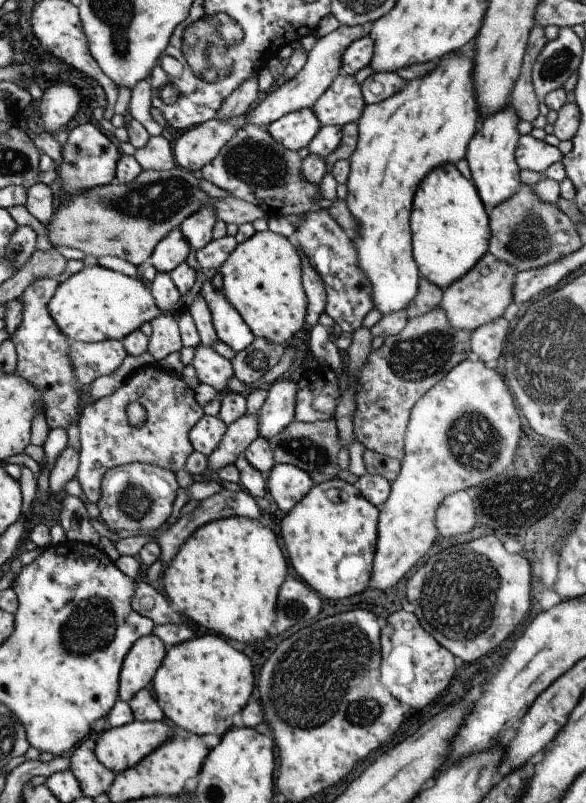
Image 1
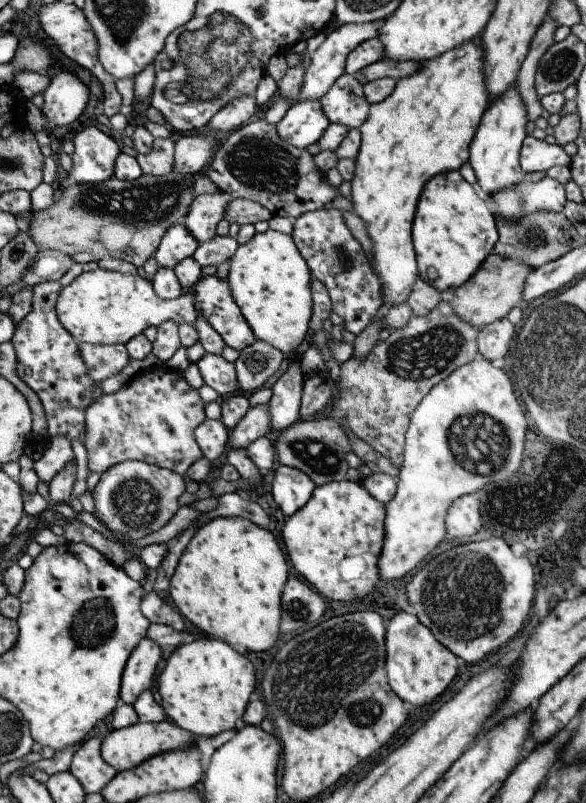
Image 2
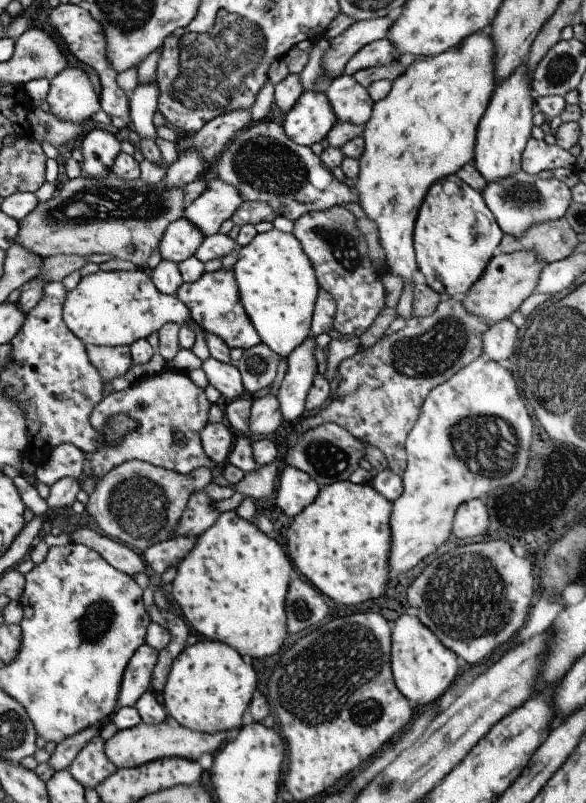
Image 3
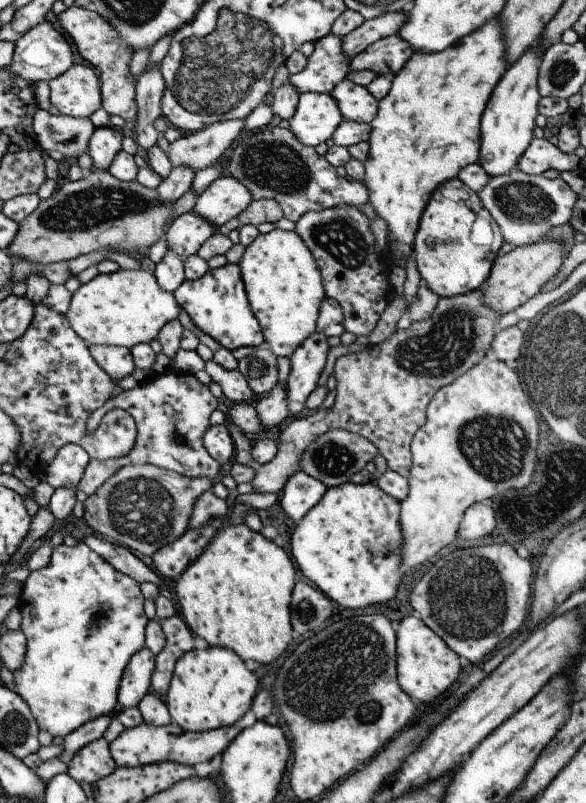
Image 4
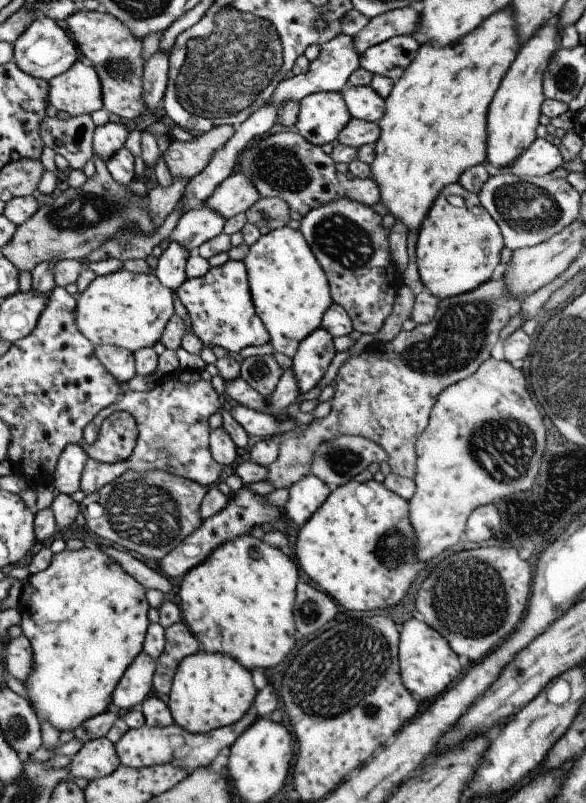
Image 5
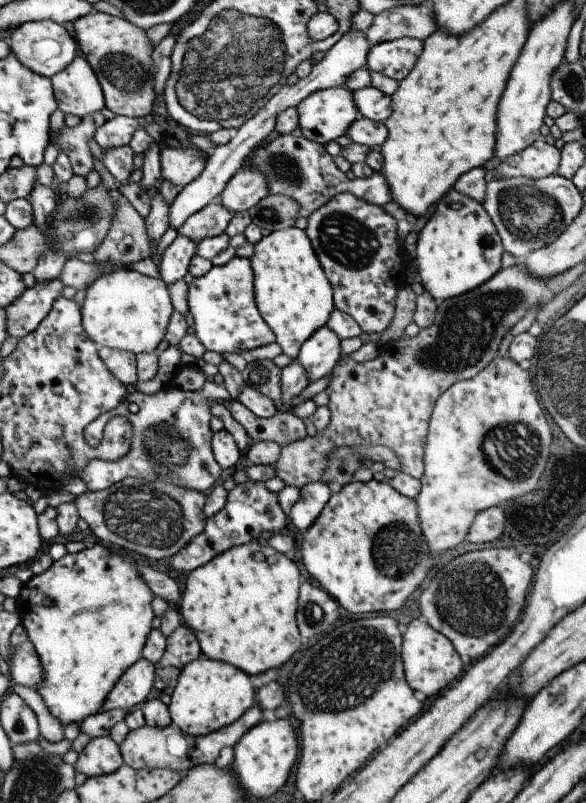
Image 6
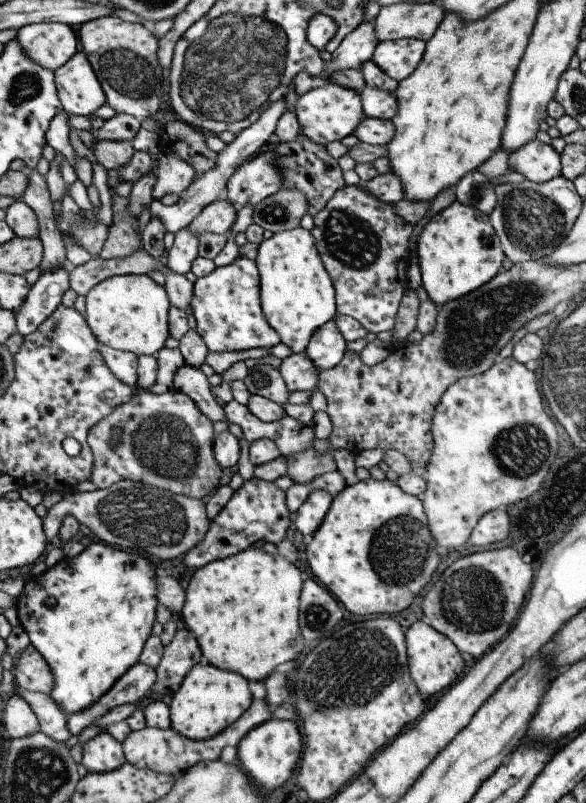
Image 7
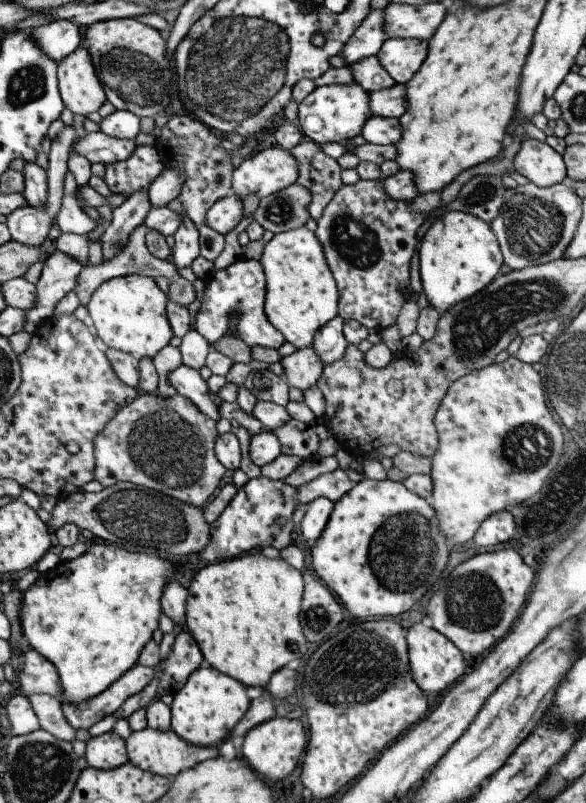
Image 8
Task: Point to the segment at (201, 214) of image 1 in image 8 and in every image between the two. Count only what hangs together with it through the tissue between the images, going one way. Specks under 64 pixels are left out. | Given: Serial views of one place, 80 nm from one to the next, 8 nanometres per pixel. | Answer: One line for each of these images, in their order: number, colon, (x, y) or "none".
2: (206, 210)
3: (217, 202)
4: (226, 197)
5: (234, 195)
6: (246, 187)
7: (257, 178)
8: (271, 169)

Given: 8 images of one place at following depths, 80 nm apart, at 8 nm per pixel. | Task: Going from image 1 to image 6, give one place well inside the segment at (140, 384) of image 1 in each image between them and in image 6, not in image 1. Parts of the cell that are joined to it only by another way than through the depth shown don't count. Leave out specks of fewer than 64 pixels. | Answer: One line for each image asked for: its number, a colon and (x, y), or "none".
2: (152, 418)
3: (169, 410)
4: (171, 412)
5: (171, 419)
6: (171, 437)

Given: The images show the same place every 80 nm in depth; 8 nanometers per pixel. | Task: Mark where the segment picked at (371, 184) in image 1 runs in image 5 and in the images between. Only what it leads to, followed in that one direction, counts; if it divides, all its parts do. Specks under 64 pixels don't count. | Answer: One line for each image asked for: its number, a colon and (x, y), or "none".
2: (424, 127)
3: (423, 131)
4: (426, 129)
5: (433, 128)

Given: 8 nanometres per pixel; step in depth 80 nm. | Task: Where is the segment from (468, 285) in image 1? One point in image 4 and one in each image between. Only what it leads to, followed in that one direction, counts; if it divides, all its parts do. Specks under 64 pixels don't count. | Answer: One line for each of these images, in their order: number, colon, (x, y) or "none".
2: (497, 285)
3: (508, 278)
4: (515, 277)

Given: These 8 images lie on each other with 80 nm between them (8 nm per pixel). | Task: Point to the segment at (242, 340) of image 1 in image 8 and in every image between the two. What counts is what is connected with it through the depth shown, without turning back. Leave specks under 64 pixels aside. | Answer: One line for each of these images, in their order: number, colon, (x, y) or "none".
2: (212, 299)
3: (212, 301)
4: (216, 302)
5: (218, 303)
6: (221, 303)
7: (225, 303)
8: (239, 288)

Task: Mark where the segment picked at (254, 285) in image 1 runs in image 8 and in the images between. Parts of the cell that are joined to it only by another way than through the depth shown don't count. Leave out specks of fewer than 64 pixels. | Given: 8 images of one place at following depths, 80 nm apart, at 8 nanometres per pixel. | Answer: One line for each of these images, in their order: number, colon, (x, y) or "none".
2: (269, 280)
3: (277, 286)
4: (282, 283)
5: (289, 292)
6: (292, 295)
7: (296, 297)
8: (301, 296)

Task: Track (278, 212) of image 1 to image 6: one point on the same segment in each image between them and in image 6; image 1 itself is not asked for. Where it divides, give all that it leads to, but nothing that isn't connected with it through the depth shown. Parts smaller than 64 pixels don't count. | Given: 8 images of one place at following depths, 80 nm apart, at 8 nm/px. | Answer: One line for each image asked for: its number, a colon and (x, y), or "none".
2: (252, 162)
3: (261, 161)
4: (272, 164)
5: (282, 165)
6: (292, 166)

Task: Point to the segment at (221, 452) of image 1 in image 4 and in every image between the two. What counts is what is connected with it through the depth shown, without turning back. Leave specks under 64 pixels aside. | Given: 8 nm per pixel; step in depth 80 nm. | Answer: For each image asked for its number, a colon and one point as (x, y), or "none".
2: (255, 423)
3: (264, 417)
4: (273, 410)

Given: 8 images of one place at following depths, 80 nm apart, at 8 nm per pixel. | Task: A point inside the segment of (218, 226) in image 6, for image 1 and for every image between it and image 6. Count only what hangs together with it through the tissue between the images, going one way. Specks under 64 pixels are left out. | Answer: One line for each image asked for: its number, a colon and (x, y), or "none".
1: (172, 249)
2: (177, 243)
3: (180, 239)
4: (185, 234)
5: (193, 227)

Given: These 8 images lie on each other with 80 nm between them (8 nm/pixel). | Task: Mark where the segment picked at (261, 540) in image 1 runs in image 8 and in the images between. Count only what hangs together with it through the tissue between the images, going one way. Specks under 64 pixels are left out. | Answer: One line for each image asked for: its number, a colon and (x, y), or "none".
2: (227, 581)
3: (231, 586)
4: (235, 594)
5: (238, 602)
6: (240, 606)
7: (242, 610)
8: (242, 613)

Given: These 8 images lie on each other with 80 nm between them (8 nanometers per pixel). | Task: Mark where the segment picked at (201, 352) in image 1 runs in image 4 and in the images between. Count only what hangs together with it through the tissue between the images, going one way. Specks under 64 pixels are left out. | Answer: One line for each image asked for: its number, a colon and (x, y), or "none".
2: (216, 372)
3: (226, 379)
4: (235, 389)

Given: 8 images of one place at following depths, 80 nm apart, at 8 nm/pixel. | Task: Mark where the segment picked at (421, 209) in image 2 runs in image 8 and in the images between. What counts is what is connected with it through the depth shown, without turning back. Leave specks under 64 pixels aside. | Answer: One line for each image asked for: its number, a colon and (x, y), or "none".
3: (454, 237)
4: (455, 244)
5: (456, 249)
6: (456, 251)
7: (457, 250)
8: (458, 255)

